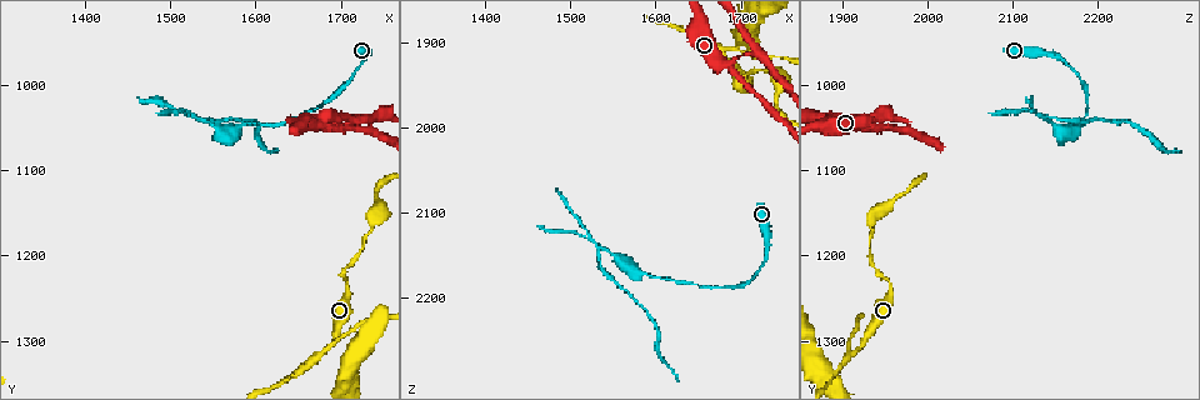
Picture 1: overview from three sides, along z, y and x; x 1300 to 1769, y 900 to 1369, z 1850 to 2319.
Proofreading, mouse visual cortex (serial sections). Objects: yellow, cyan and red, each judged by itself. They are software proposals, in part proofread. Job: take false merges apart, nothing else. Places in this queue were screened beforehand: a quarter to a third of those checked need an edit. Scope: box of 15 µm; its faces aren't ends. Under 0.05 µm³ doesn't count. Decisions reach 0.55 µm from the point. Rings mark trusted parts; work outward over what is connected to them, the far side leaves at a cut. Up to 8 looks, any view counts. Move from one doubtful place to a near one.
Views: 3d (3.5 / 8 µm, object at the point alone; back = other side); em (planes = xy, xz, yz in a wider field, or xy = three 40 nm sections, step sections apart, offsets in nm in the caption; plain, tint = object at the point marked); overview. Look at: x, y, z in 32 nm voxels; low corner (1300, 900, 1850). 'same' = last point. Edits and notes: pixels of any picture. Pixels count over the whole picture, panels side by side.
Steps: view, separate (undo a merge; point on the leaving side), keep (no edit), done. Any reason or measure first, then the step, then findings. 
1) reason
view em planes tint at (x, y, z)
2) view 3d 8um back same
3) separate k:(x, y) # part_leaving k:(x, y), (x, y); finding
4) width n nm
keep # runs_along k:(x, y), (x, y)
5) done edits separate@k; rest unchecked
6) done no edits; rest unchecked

narrows sharply
view 3d 8um at (1680, 1315, 1915)

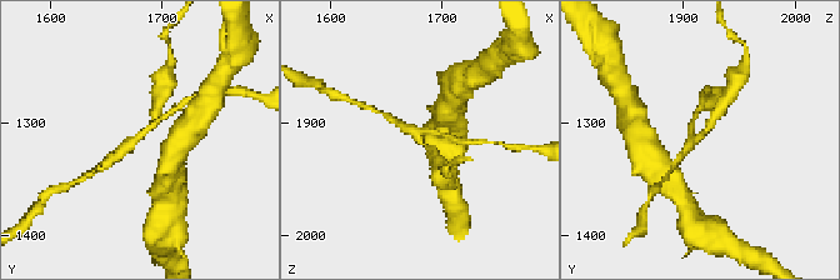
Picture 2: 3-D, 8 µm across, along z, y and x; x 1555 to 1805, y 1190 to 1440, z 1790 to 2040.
zoom in
view 3d 3.5um at (1676, 1314, 1908)

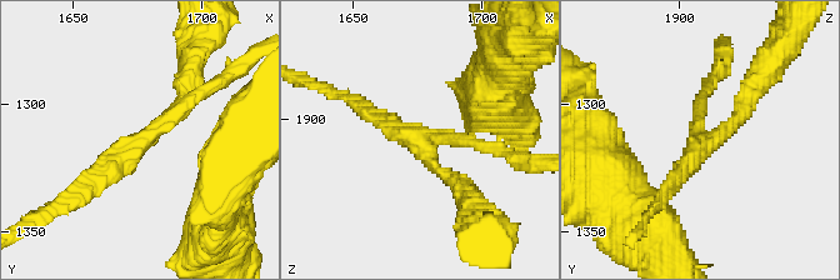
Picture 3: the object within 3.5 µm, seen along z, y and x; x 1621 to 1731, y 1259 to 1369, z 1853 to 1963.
arms 3; arm_widths 200, 200, 250 nm; need the tissue
view em xy step 1 tint at (1678, 1314, 1910)

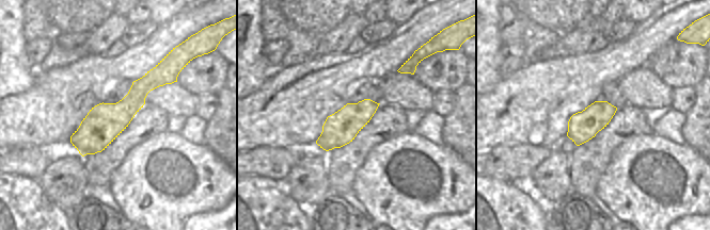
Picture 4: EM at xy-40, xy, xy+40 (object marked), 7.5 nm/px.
keep # runs_along 4:(173, 74), (154, 78), (75, 143); all the same cell

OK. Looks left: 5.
thin neck
view 3d 3.5um at (1685, 1045, 1930)

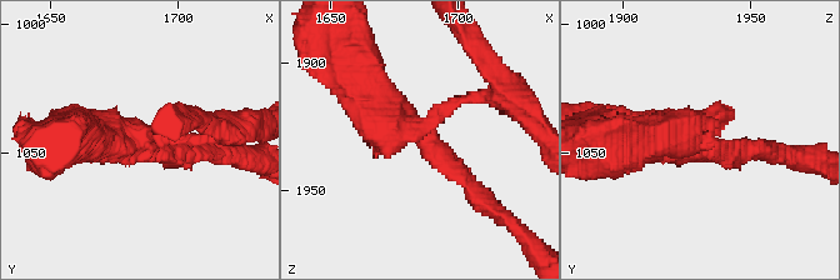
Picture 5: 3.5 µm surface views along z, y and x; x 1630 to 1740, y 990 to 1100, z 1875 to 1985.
arms 3; arm_widths 150, 250, 500 nm
view em xy step 5 tint at (1683, 1043, 1926)

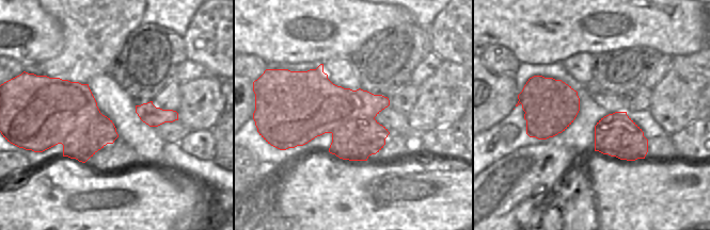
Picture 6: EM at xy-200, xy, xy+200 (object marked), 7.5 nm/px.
width 400 nm
separate 5:(468, 99) # part_leaving 5:(380, 121), (415, 129), (445, 106), (495, 96); two cells meet here

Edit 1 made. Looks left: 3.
done edits separate@5; rest unchecked

